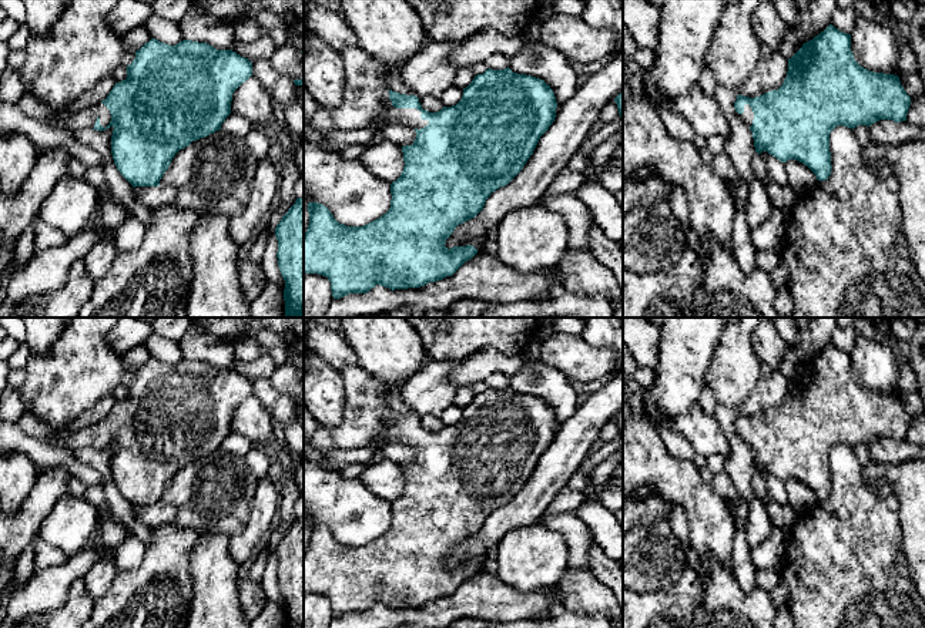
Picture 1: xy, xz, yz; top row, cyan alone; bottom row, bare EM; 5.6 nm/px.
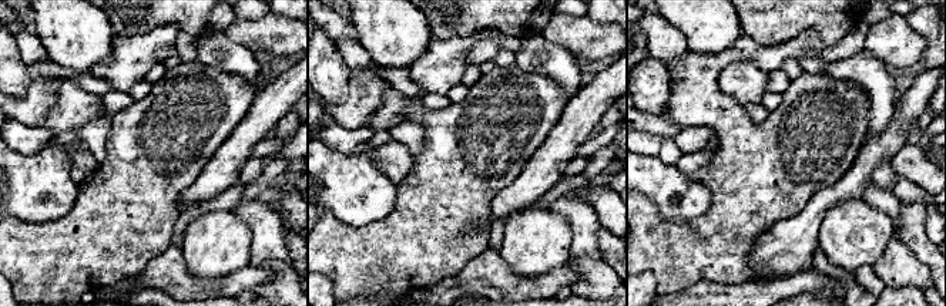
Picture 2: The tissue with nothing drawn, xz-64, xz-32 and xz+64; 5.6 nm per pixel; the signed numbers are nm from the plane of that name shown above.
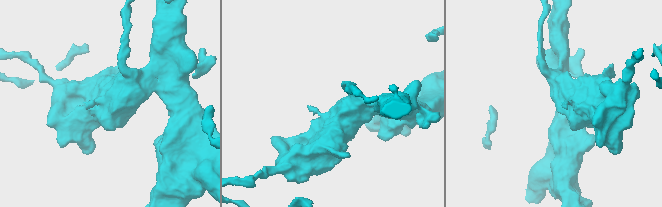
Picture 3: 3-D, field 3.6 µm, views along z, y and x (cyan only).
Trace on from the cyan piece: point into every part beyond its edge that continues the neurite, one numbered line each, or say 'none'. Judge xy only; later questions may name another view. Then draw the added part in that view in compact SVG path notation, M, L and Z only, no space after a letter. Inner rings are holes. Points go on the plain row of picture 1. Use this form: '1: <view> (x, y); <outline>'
1: xy (30, 423); M29 413L20 417L17 427L44 443L66 447L71 453L83 447L93 449L97 439L104 447L111 440L110 429L103 422L68 431L66 429L51 429L38 416Z

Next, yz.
1: yz (747, 435); M748 423L744 424L744 431L743 433L738 433L743 440L751 446L753 444L753 439L754 439L754 431L751 429L751 426Z

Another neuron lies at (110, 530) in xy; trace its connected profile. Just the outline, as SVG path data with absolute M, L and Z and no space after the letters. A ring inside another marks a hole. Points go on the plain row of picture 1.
M88 486L84 498L93 503L97 508L97 527L91 534L87 547L94 547L100 543L105 543L111 548L118 547L121 541L133 531L123 520L118 520L110 511L103 487Z

